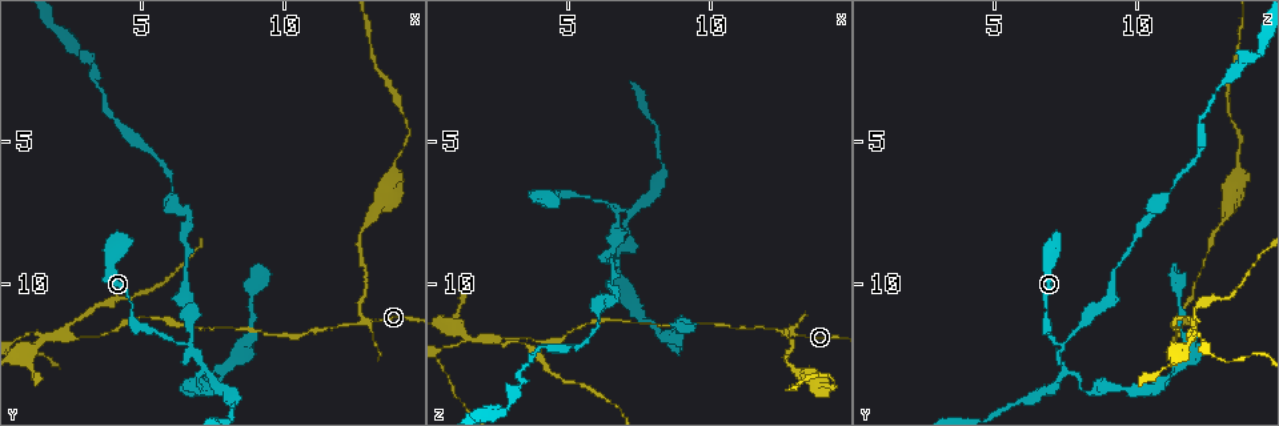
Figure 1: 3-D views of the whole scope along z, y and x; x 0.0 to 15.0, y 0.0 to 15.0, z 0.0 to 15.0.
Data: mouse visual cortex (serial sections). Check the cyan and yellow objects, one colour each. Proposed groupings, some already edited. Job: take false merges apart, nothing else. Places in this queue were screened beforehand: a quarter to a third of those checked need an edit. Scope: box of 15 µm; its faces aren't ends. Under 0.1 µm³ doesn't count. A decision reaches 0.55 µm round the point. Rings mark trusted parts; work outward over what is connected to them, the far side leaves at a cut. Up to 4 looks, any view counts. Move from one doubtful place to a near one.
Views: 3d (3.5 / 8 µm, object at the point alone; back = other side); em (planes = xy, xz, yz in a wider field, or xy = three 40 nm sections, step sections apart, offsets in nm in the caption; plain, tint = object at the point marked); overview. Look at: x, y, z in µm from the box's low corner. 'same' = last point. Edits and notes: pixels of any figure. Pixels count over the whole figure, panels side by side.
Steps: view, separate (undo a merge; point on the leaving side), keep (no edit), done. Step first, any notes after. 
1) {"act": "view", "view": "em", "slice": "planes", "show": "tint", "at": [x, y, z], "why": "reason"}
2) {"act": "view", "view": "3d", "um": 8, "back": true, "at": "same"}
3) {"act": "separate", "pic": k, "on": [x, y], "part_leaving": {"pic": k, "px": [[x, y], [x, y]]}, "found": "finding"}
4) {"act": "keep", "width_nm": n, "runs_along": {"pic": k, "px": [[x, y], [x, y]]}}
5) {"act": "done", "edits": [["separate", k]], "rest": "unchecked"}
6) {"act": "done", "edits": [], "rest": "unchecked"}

{"act": "view", "view": "3d", "um": 3.5, "at": [12.7, 11.0, 11.6], "why": "abrupt turn"}

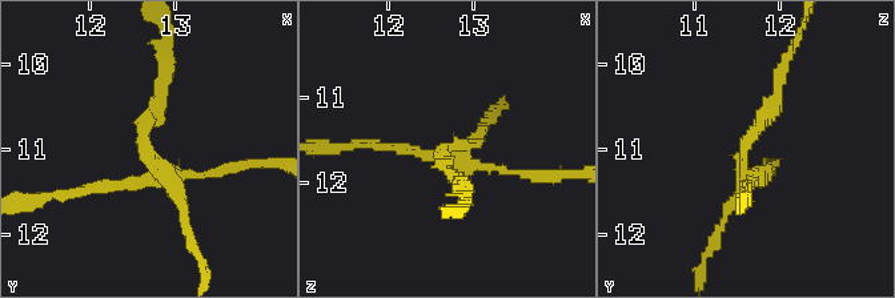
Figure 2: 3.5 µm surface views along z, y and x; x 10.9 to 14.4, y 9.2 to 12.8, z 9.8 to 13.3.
{"act": "view", "view": "em", "slice": "xy", "step": 2, "show": "tint", "at": [12.65, 10.95, 11.60]}

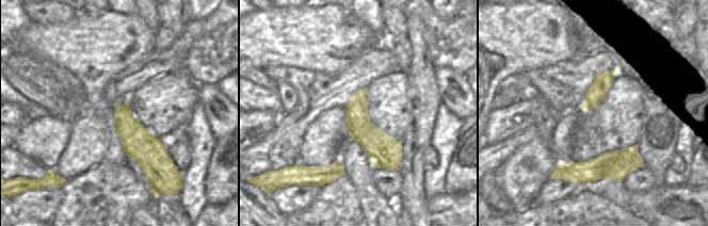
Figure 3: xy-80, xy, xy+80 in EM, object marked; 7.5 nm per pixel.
{"act": "separate", "pic": 2, "on": [155, 121], "part_leaving": {"pic": 2, "px": [[165, 174], [144, 145], [165, 64]]}, "found": "two cells meet here"}

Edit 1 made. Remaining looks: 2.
{"act": "view", "view": "3d", "um": 3.5, "at": [6.6, 12.1, 7.4], "why": "sudden change in width"}

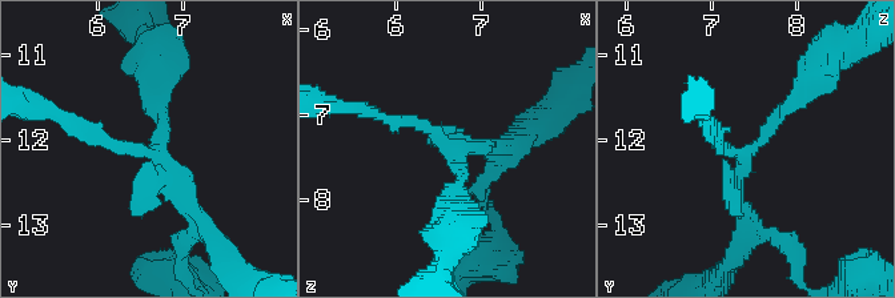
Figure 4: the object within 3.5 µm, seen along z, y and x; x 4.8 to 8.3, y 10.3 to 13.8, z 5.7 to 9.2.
{"act": "keep", "found": "all the same cell"}

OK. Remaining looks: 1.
{"act": "done", "edits": [["separate", 2]], "rest": "unchecked"}

